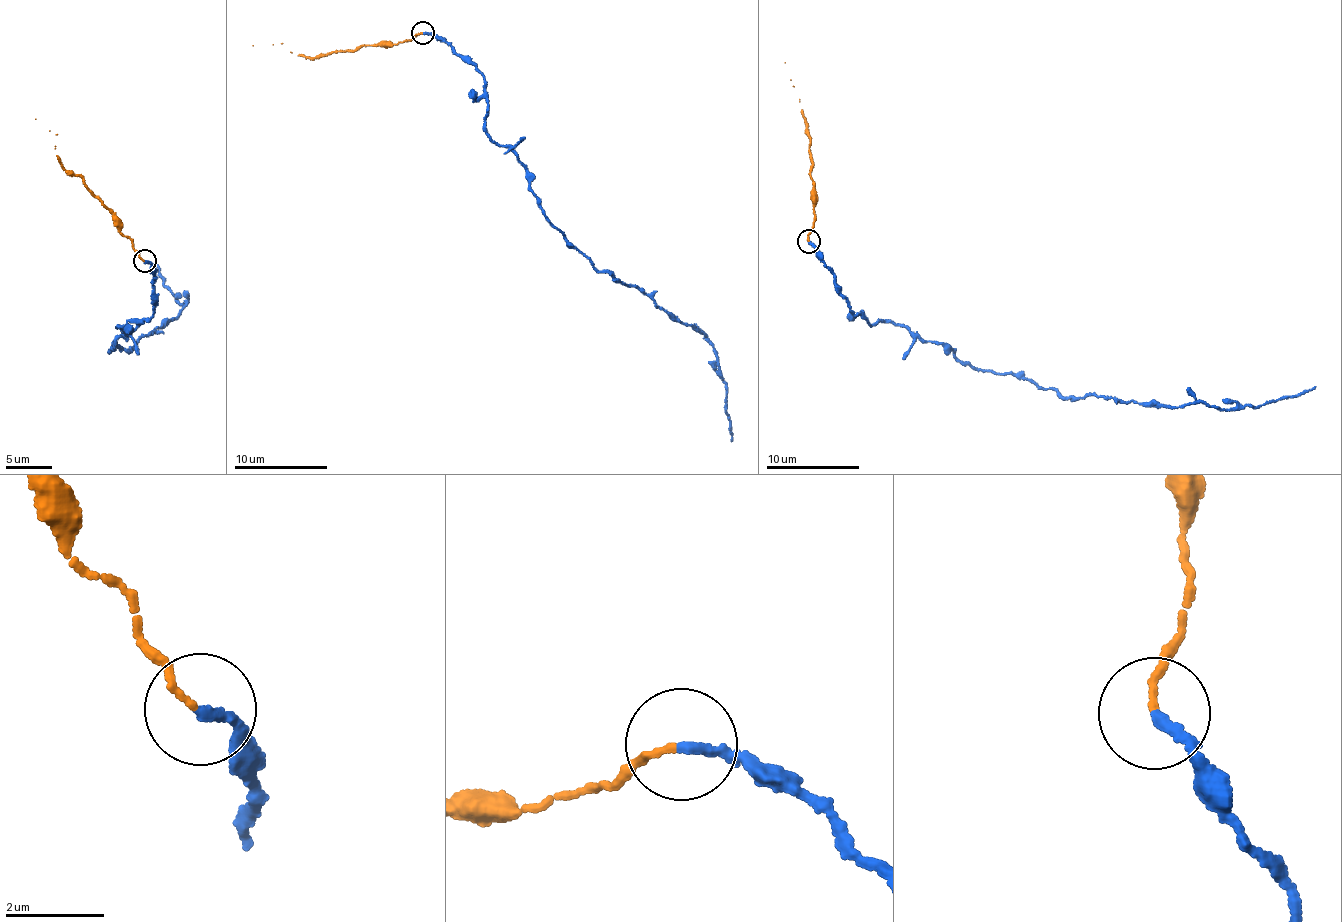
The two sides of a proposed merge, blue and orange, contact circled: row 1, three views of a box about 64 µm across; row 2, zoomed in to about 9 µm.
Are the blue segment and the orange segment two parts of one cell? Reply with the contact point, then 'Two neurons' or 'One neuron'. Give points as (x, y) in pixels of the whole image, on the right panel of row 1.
Place: (808, 241). Two neurons

